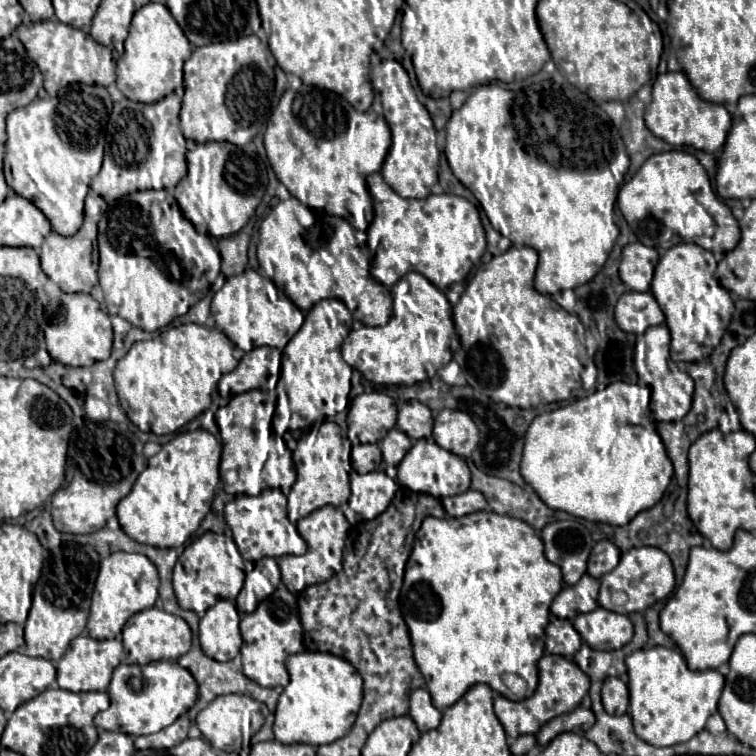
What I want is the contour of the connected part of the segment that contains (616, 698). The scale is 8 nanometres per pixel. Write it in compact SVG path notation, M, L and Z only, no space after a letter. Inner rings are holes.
M608 677L602 687L602 703L610 715L624 715L628 711L628 687L618 677Z

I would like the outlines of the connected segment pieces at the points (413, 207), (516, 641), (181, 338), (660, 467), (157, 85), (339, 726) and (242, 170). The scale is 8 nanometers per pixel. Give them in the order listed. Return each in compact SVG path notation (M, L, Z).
M380 173L368 175L366 183L374 209L374 218L366 231L367 246L382 243L382 249L376 251L370 267L374 279L390 287L408 271L418 271L444 291L452 283L462 283L468 277L470 269L480 261L486 249L486 235L476 205L450 193L428 195L424 199L404 199L386 185Z
M476 511L476 513L470 513L470 515L458 517L458 519L456 517L444 517L444 519L426 517L422 521L422 527L418 529L418 535L416 535L414 547L412 547L412 555L408 557L408 563L406 563L404 587L400 591L400 609L402 609L402 617L404 617L404 621L408 625L408 631L410 631L410 641L412 641L412 649L414 649L414 661L416 661L420 673L426 679L426 687L430 691L434 707L438 707L442 711L442 709L454 705L476 683L486 683L488 687L492 687L494 691L498 691L506 699L520 701L520 697L516 697L502 683L500 677L504 673L514 673L514 675L520 675L522 679L526 679L526 683L528 683L526 697L530 697L534 693L536 685L538 685L538 667L536 665L538 665L538 659L544 655L544 627L548 625L550 603L554 601L554 597L558 595L560 589L562 589L562 571L560 571L560 567L550 563L544 557L544 545L542 545L540 537L524 521L512 519L508 515L498 515L494 511Z
M184 323L168 331L162 331L156 339L134 343L132 349L116 363L114 369L114 383L120 405L126 411L128 419L138 429L156 435L174 433L210 407L212 391L218 385L220 377L224 373L230 373L238 365L232 353L234 353L234 343L222 331L208 329L196 323Z
M618 381L566 407L538 415L524 437L520 463L524 481L532 485L550 509L560 509L596 523L628 525L640 511L646 511L660 501L672 479L672 461L666 455L656 423L650 421L647 414L650 395L648 386Z
M148 3L134 13L130 33L124 41L126 71L118 71L116 87L132 101L156 103L183 84L184 61L190 57L192 47L178 27L176 19L162 3Z
M294 653L286 659L290 683L278 697L274 737L280 743L326 745L344 737L356 721L362 703L362 677L342 657L330 653Z
M187 140L186 161L188 173L176 187L176 201L184 217L194 223L198 233L208 233L212 237L228 237L238 233L254 215L260 205L268 175L266 165L252 155L246 155L244 149L232 143L196 143Z

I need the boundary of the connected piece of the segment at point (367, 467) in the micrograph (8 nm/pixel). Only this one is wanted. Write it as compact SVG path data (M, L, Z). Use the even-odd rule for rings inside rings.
M358 445L352 447L352 467L358 473L374 471L382 463L382 453L378 445Z

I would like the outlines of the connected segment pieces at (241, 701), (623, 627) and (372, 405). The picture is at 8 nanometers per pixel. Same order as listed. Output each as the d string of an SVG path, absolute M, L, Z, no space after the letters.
M220 695L208 703L196 717L196 725L202 737L214 747L223 751L241 751L242 743L250 742L252 736L262 727L269 710L263 703L248 695Z
M602 607L586 615L578 615L574 619L574 629L582 635L586 645L596 651L620 649L634 635L634 625L626 615Z
M362 393L348 407L348 439L352 446L378 443L396 427L396 403L384 393Z

